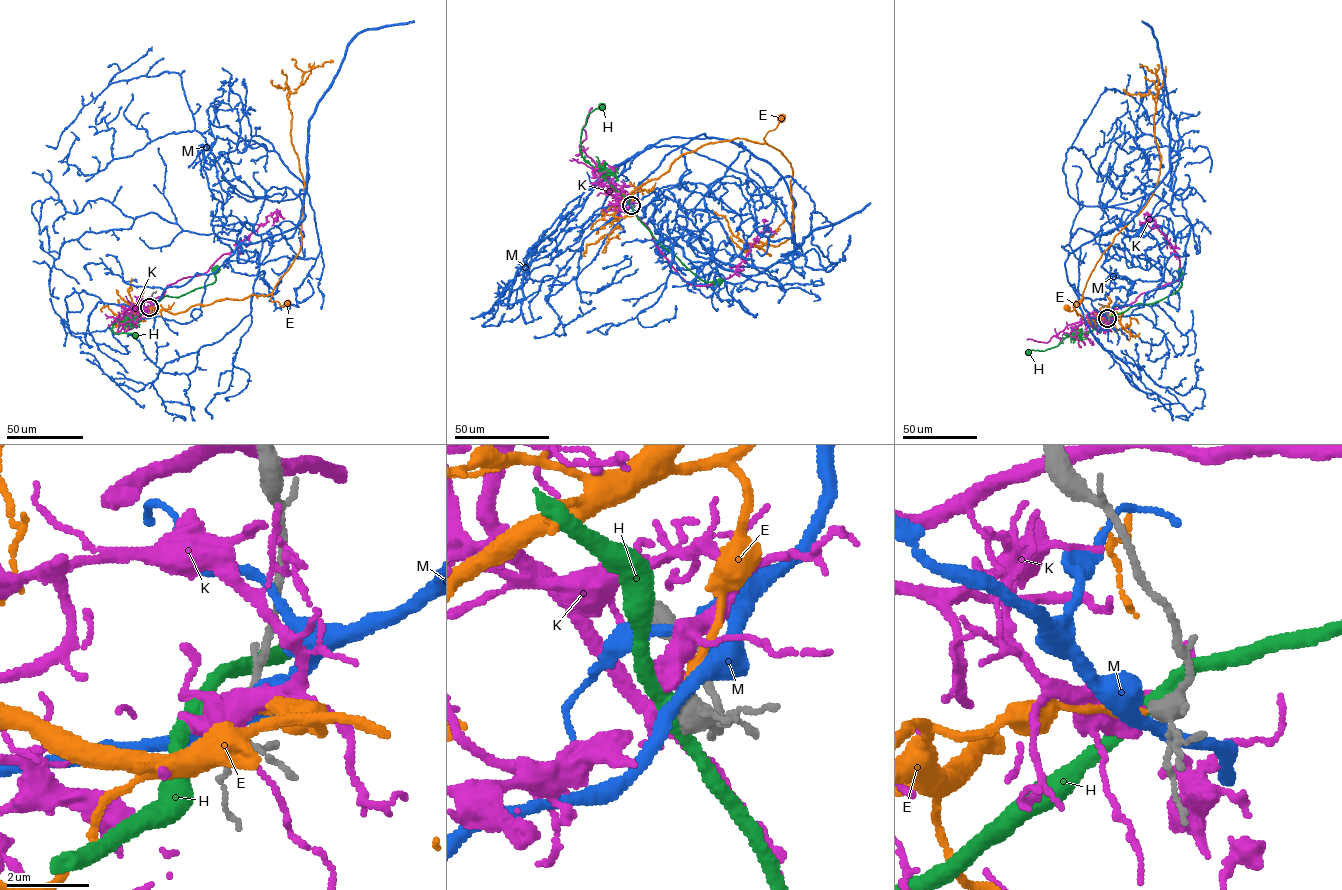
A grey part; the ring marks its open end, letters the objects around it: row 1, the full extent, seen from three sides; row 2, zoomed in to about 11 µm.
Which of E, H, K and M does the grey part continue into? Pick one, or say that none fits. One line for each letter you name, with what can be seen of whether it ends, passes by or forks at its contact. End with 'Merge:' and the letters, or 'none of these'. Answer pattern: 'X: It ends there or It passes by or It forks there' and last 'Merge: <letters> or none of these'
E: It ends there
Merge: E

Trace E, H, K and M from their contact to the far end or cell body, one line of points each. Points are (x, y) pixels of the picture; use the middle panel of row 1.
E: (631, 205), (631, 193), (665, 174), (684, 153), (737, 138), (764, 143), (780, 117)
H: (631, 205), (585, 160), (579, 150), (586, 117), (602, 107)
K: (631, 205), (632, 198), (621, 199), (611, 183), (656, 247), (694, 285), (732, 276), (764, 229), (763, 234)
M: (631, 205), (703, 134), (770, 162), (795, 203), (792, 224), (741, 172), (649, 145), (577, 241), (479, 316)

